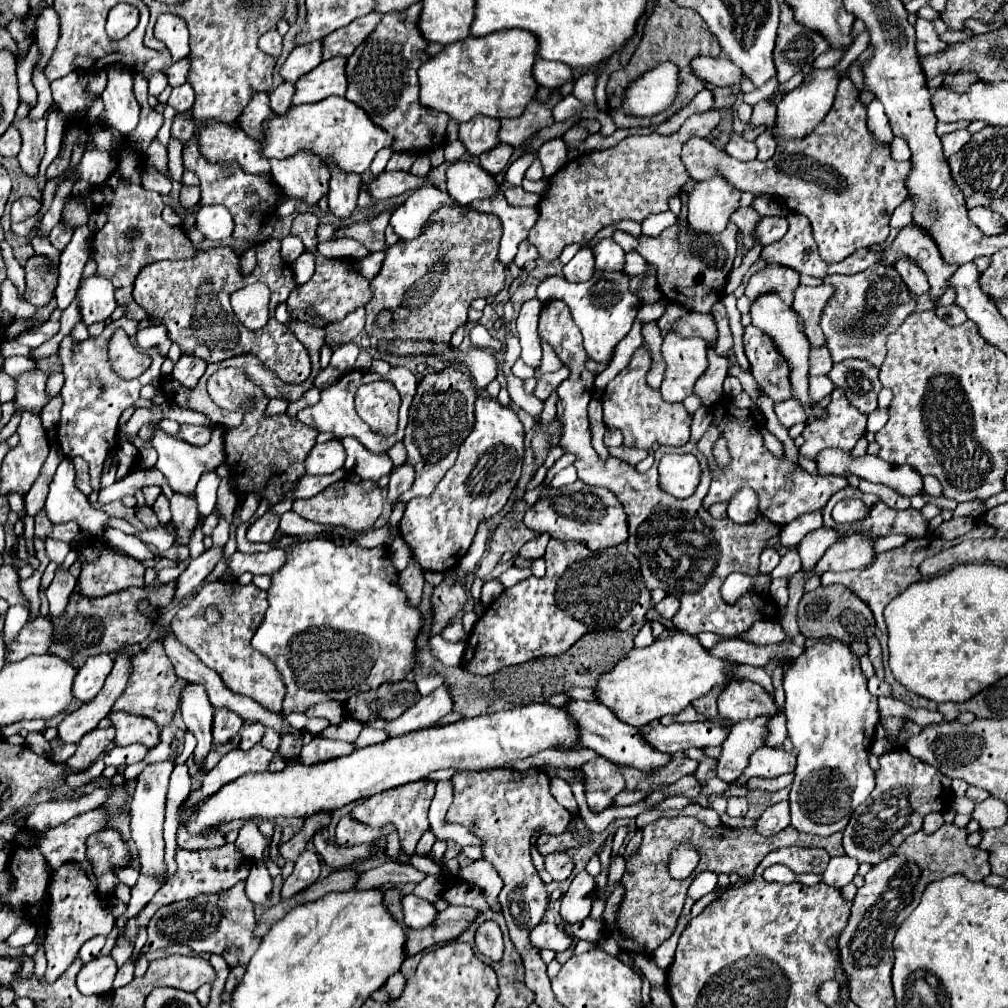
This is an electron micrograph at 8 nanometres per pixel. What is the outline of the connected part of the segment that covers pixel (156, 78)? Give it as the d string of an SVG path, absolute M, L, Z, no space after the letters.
M154 72L154 74L150 74L150 78L148 78L148 82L150 82L150 94L152 96L158 96L166 86L168 86L168 82L166 82L166 74L162 72Z

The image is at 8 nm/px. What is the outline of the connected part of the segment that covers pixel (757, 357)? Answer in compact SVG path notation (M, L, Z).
M750 324L748 328L744 328L744 348L758 386L774 402L788 400L792 396L792 388L788 386L788 366L784 366L784 358L776 354L772 340L764 334L760 336L760 330Z

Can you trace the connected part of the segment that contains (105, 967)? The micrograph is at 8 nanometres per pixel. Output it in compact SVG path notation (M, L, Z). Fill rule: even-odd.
M98 956L92 962L84 964L78 974L78 990L82 994L106 994L112 990L114 976L118 966L112 956Z

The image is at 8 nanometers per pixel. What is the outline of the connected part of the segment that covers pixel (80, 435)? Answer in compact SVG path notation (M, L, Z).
M123 316L116 322L108 324L98 338L88 338L82 344L72 344L72 338L66 336L60 344L60 350L58 350L66 382L62 388L64 406L62 406L62 416L60 416L60 422L56 428L56 440L58 440L60 450L64 452L66 458L80 456L90 464L90 484L92 484L94 492L100 490L102 468L104 468L108 454L118 448L116 432L118 432L120 414L126 408L134 406L134 402L138 400L138 392L144 384L150 384L156 376L160 376L160 366L164 362L156 348L144 350L152 358L150 368L134 380L120 378L112 370L112 366L108 364L108 340L112 338L116 328L122 328L134 340L138 332L138 322L128 320Z

